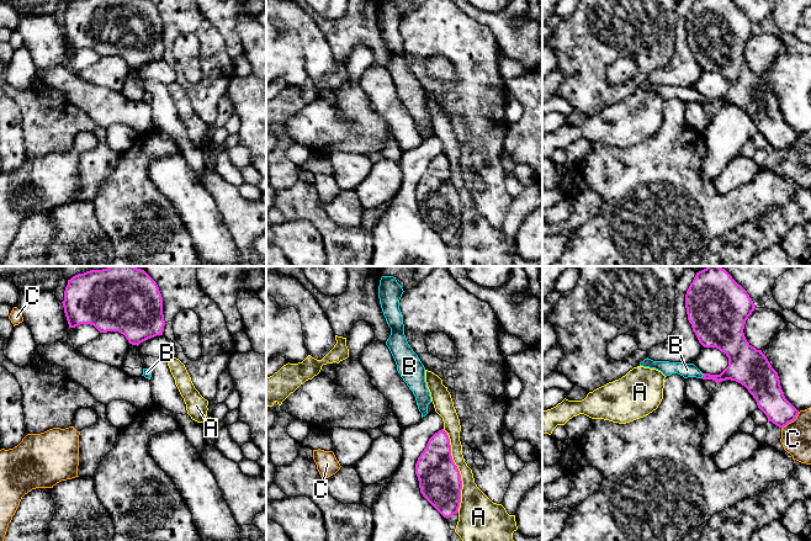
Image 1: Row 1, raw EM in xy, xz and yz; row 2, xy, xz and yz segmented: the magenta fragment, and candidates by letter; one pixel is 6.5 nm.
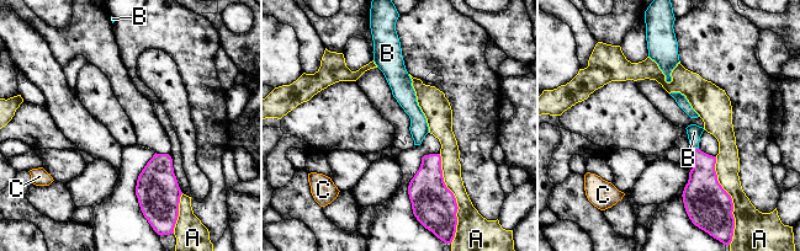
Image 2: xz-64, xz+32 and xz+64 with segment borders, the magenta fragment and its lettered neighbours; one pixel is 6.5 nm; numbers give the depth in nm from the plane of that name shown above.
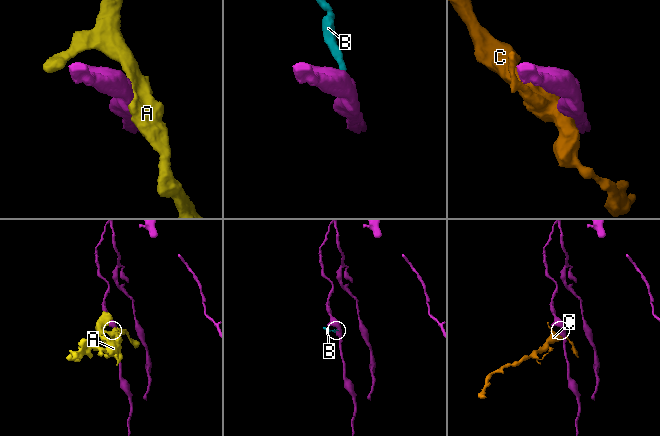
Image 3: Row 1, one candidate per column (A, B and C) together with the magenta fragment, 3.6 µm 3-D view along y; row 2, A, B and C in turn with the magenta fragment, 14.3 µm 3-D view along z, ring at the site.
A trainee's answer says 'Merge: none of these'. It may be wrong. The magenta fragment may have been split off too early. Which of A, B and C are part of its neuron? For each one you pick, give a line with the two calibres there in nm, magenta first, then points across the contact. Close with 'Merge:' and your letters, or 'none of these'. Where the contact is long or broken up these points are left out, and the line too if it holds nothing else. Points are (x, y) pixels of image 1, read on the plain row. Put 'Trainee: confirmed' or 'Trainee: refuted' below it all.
B: 170/100 nm | across yz (740, 93), (721, 101), (703, 100), (687, 94)
Merge: B
Trainee: refuted

